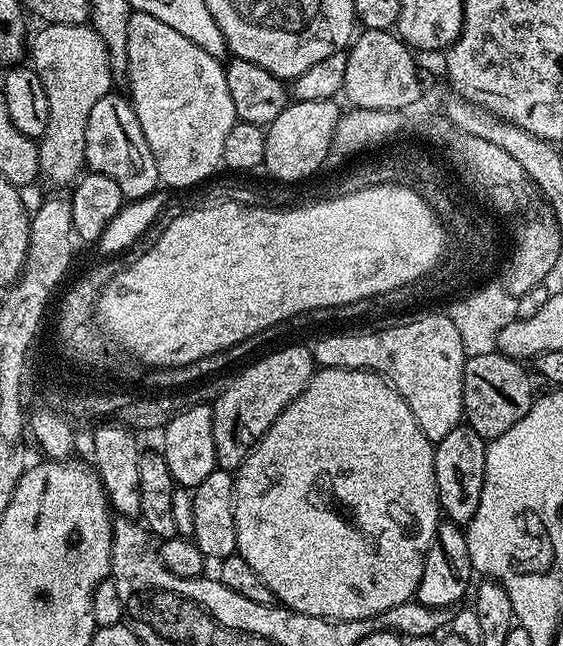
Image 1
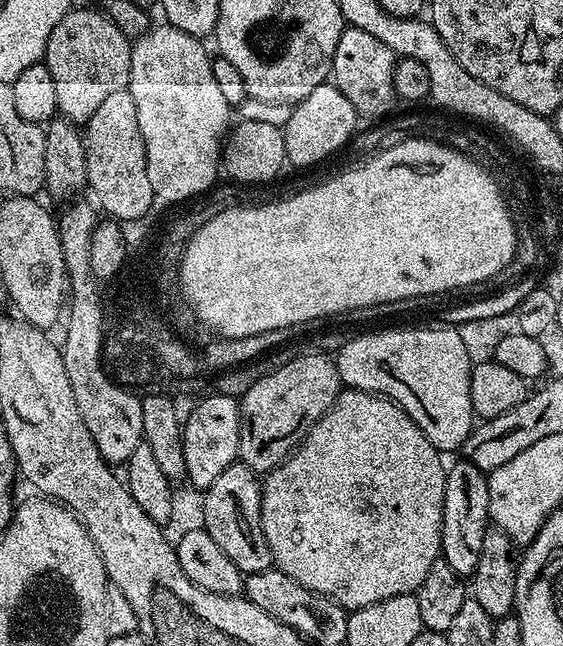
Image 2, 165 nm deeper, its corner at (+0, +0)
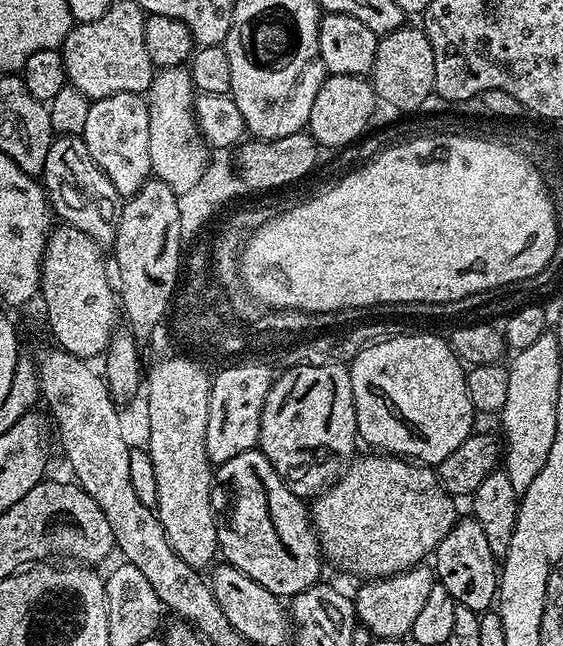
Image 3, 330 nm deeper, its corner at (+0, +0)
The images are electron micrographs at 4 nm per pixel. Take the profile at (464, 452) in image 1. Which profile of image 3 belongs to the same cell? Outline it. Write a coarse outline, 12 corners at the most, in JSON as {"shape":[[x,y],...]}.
{"shape":[[457,519],[434,553],[438,583],[487,612],[498,557],[482,526]]}

